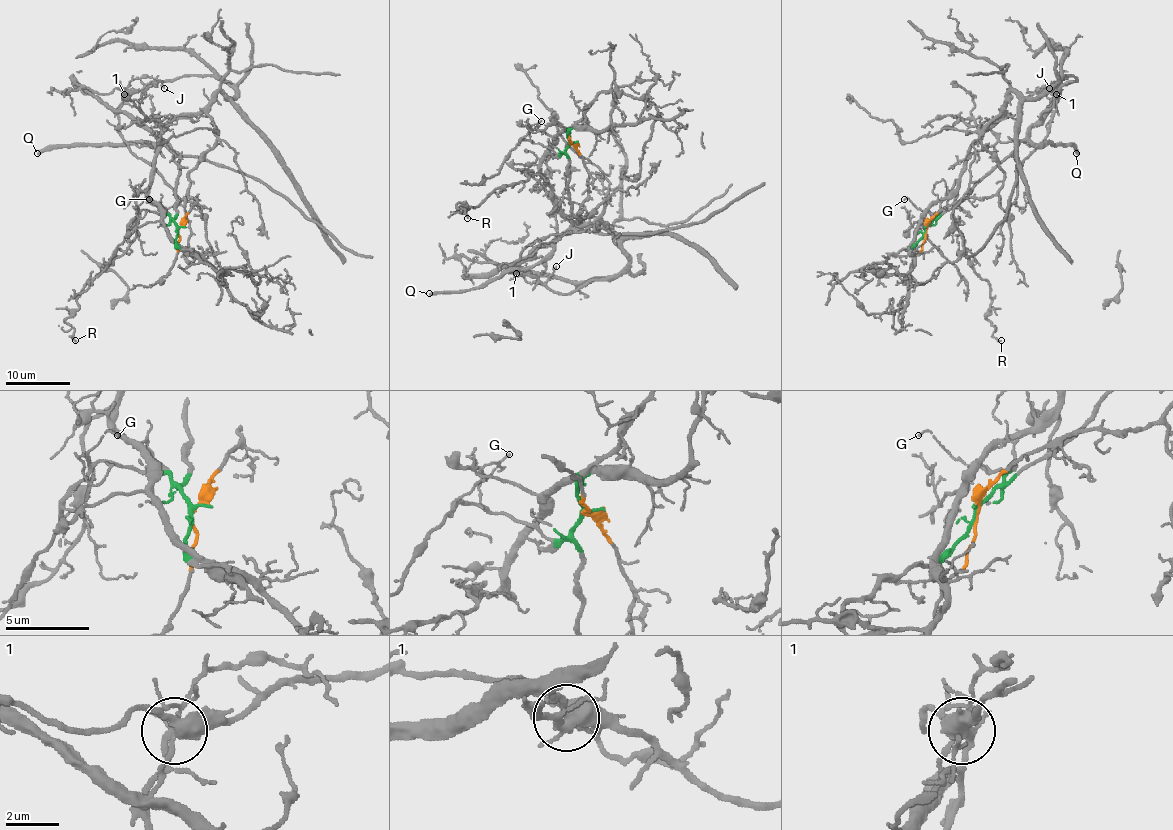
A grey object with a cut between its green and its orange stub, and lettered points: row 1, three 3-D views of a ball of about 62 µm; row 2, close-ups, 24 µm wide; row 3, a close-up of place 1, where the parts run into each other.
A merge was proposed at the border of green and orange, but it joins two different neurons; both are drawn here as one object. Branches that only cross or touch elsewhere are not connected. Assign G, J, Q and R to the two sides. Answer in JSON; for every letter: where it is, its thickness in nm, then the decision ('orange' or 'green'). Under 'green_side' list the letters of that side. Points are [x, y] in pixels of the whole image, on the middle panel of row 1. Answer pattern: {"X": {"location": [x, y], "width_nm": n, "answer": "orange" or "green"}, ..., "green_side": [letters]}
{"G": {"location": [541, 121], "width_nm": 100, "answer": "green"}, "J": {"location": [556, 266], "width_nm": 130, "answer": "green"}, "Q": {"location": [429, 293], "width_nm": 340, "answer": "green"}, "R": {"location": [467, 218], "width_nm": 130, "answer": "orange"}, "green_side": ["G", "J", "Q"]}

